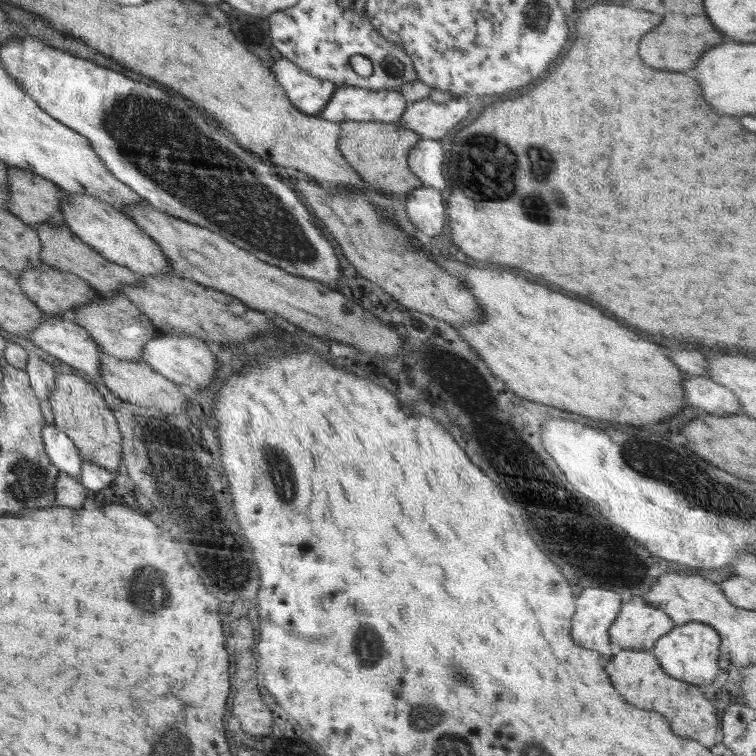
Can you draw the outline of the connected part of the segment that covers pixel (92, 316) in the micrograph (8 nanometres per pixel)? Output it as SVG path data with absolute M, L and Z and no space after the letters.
M98 292L98 303L74 307L65 314L65 318L84 328L84 331L93 338L93 342L102 352L115 356L119 360L130 360L132 362L141 361L141 353L146 342L154 337L157 330L150 322L149 317L120 292L110 297Z

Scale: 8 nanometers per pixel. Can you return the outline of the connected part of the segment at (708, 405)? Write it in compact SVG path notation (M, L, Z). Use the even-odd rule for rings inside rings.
M684 374L685 404L698 408L701 413L736 415L741 407L734 392L716 381L702 376Z

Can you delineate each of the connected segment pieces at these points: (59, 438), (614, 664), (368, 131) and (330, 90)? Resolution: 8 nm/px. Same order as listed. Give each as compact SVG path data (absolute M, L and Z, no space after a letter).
M54 424L43 427L43 440L46 442L47 455L52 464L55 464L61 472L77 478L81 472L84 460L80 457L75 441Z
M622 649L618 654L612 654L604 660L604 667L612 680L614 688L623 696L623 699L644 710L656 710L668 718L671 731L692 738L711 748L721 742L721 721L716 717L714 703L704 697L699 685L685 683L674 678L662 670L653 649Z
M343 122L340 123L341 135L338 138L338 149L346 163L369 184L369 188L376 188L380 194L398 200L398 194L402 194L402 202L405 202L407 193L415 188L423 186L421 180L410 171L407 165L407 154L423 138L420 134L396 123L378 122Z
M286 58L274 62L272 72L276 80L284 87L286 96L292 105L307 115L316 115L324 110L325 104L332 98L338 88L330 80L320 80L296 68L296 64Z

